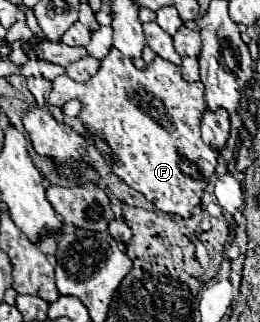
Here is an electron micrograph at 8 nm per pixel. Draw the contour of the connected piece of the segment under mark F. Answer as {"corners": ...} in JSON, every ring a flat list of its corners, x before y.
{"corners":[[110,48,110,54,100,62,100,70,86,84,78,84,68,76,52,80,48,104,64,104,72,98,84,104,78,120,98,138,104,138,118,154,120,164,108,160,114,174,136,192,142,192,158,210,190,218,208,180,214,176,218,158,200,138,200,122,206,110,204,84,186,82,180,66,160,56,146,70,138,70,128,56]]}

